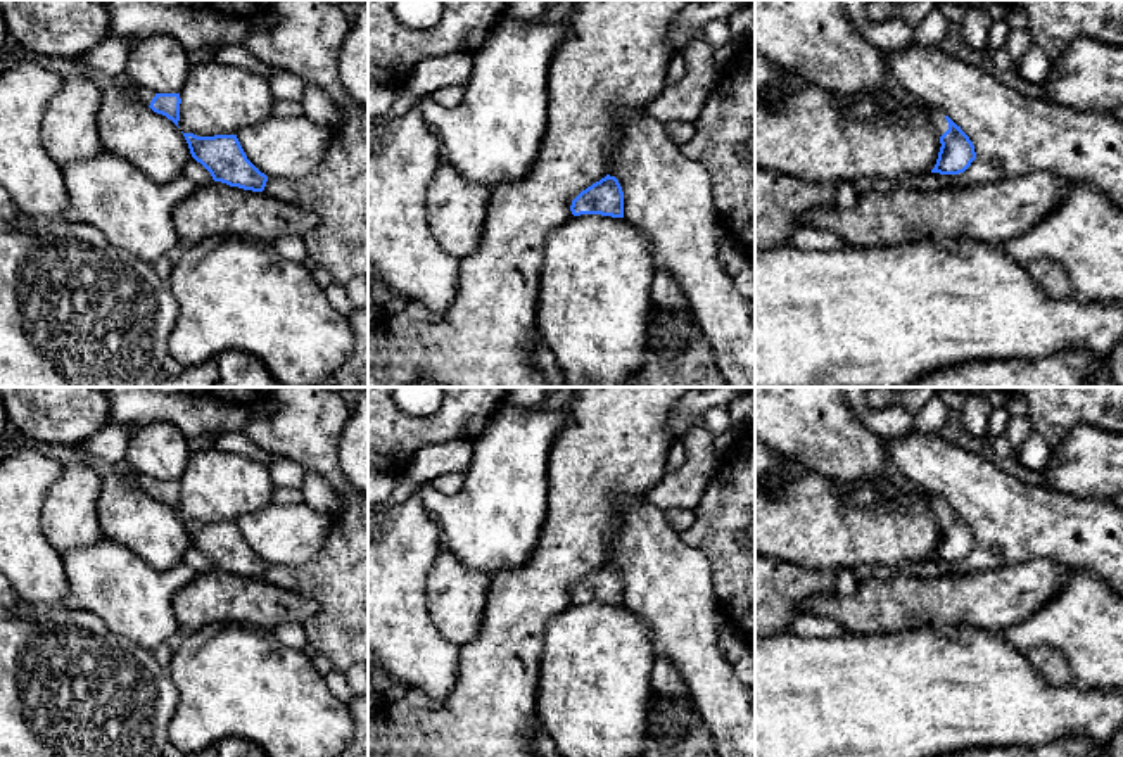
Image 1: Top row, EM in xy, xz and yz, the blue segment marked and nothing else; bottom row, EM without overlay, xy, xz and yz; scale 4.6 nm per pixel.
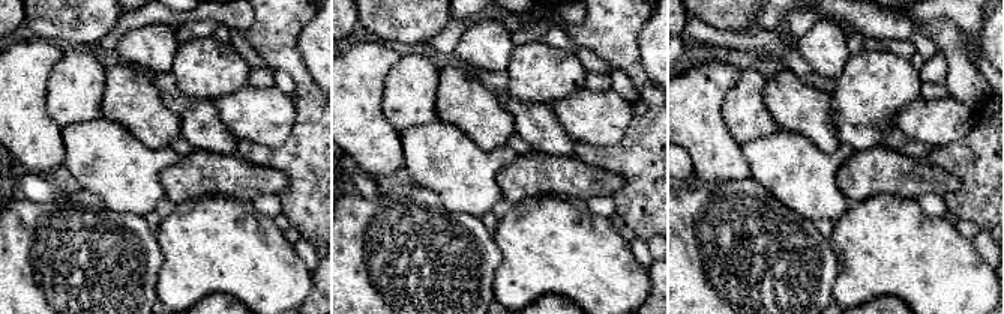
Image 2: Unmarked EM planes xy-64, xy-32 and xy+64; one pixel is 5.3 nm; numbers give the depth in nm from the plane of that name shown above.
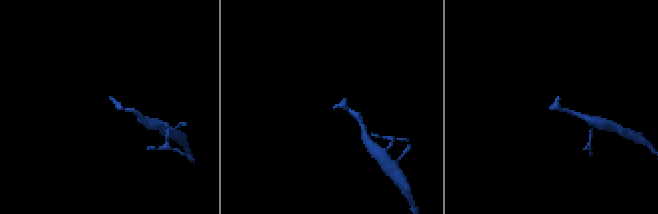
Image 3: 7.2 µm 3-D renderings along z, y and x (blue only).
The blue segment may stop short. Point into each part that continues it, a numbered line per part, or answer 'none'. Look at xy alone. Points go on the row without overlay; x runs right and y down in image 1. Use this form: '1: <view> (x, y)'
1: xy (145, 483)

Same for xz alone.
none

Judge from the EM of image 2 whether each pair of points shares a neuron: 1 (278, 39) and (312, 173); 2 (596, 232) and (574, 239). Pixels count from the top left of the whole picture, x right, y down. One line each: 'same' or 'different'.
1: same
2: same

